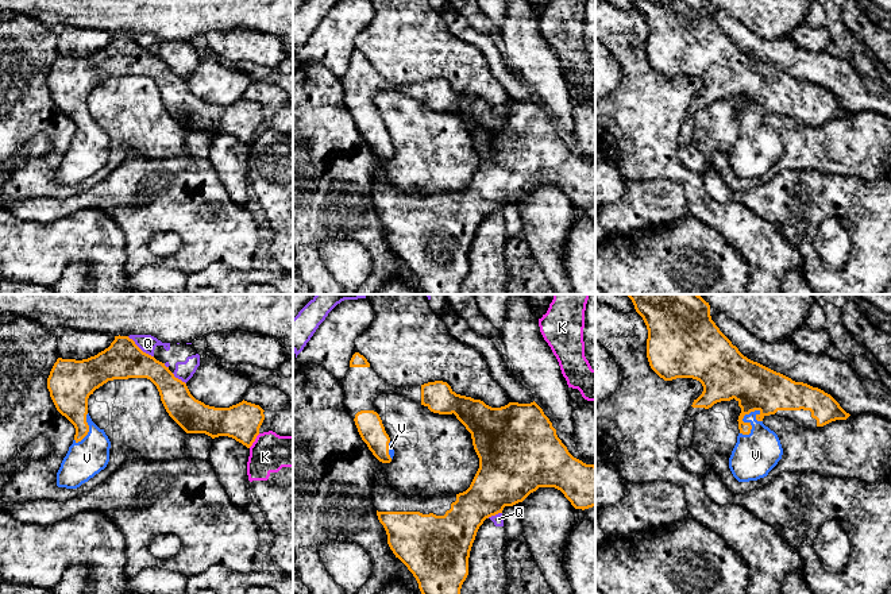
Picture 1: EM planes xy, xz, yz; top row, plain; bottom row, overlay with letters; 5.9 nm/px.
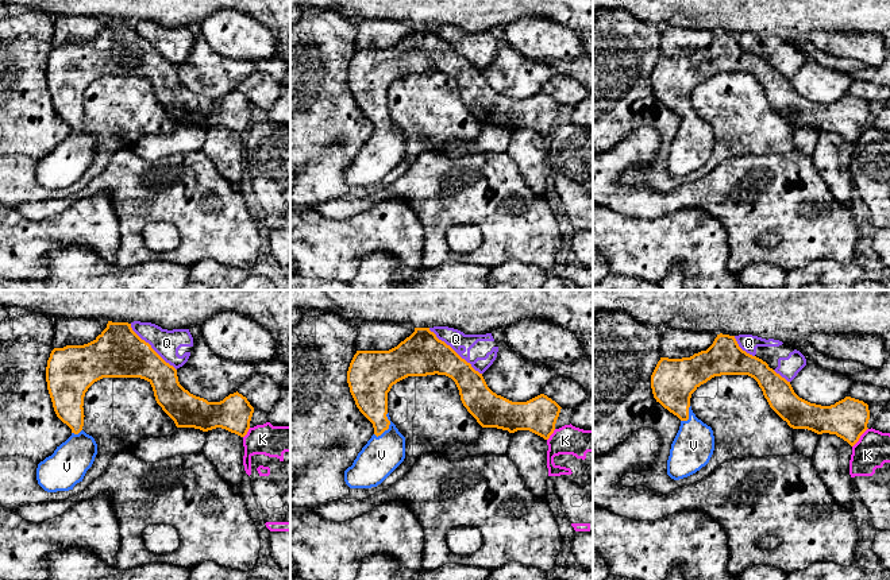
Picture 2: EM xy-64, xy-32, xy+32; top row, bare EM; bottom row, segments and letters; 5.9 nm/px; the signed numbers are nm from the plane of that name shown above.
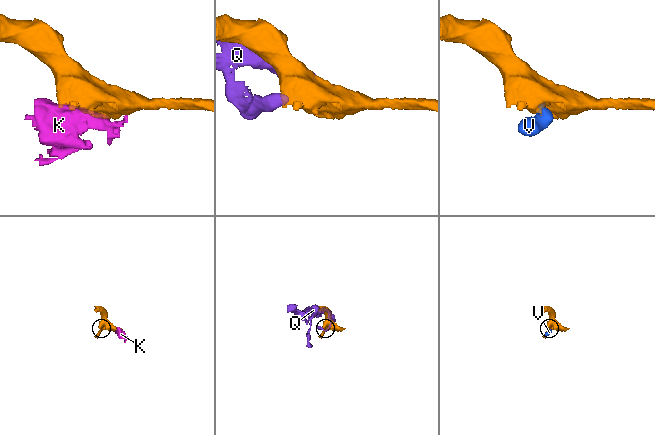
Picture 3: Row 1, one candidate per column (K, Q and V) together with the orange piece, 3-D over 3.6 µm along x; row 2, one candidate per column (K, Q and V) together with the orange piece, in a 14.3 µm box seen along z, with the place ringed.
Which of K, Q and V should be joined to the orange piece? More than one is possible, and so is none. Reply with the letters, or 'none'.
V

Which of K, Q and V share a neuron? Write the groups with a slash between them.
K Q / V

